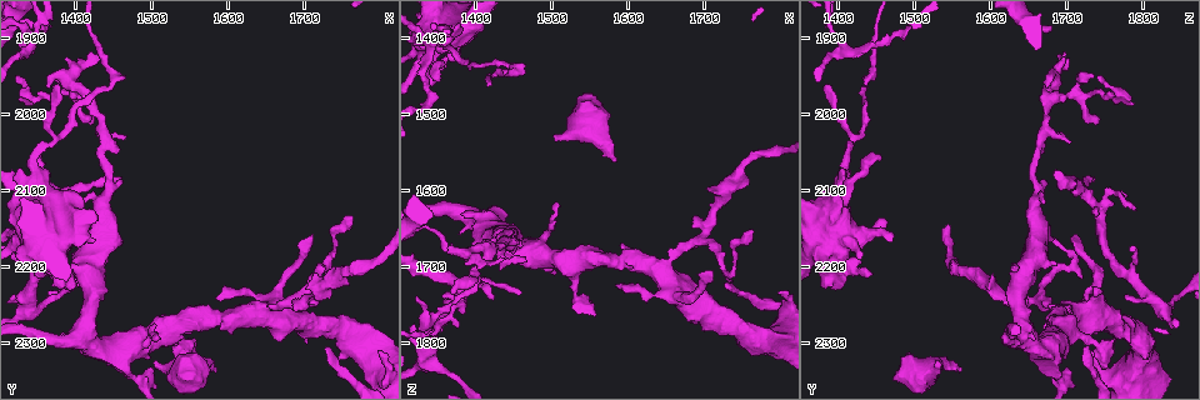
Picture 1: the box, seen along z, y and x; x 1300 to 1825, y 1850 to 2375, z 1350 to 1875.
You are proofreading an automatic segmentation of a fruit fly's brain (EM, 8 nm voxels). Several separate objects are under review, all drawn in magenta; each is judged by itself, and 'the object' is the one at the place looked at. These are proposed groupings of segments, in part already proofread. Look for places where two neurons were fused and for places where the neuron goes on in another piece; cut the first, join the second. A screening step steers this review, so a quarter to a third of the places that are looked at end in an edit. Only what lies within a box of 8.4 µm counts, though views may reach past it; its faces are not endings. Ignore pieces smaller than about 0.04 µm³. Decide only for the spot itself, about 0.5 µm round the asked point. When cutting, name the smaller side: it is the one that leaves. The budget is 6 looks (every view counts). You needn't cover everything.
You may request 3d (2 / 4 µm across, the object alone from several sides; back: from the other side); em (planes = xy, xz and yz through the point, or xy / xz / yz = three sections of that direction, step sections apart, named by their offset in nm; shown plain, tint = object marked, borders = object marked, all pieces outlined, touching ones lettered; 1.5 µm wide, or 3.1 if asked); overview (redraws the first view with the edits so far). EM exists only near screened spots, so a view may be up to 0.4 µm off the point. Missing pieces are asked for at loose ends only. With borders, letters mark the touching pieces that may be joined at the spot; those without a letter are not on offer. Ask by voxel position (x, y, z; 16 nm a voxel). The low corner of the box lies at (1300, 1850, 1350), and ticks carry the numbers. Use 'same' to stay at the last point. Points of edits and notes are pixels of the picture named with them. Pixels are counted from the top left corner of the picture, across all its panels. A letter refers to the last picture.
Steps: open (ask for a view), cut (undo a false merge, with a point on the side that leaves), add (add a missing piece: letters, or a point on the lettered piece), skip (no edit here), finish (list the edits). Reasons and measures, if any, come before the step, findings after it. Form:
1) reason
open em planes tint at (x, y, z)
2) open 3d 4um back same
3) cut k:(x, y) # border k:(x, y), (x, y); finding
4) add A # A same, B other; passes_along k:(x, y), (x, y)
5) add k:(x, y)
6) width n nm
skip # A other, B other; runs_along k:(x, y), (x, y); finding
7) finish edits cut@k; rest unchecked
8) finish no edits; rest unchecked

narrows sharply
open em planes tint at (1530, 2300, 1740)

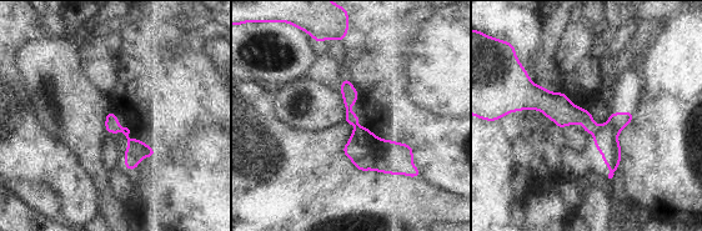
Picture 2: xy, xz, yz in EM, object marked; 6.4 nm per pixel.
open em planes borders same

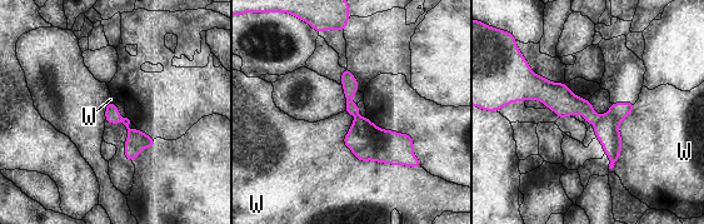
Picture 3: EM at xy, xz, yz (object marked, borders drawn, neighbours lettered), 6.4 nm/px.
skip # W other; border 3:(353, 118), (358, 159), (417, 168); one neuron here

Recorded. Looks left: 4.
stops while still wide
open em xz step 4 borders at (1580, 2335, 1560)

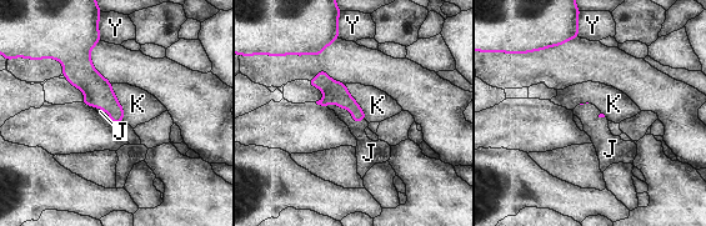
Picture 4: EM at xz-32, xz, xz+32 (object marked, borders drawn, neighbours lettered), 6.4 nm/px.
open em planes borders same

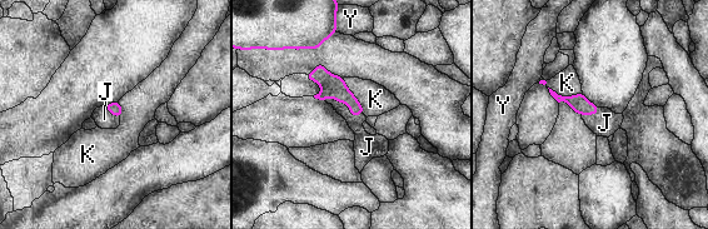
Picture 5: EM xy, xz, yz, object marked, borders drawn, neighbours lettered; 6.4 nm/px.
add J # J same, K other, Y other; passes_along 5:(332, 85), (345, 103), (355, 123); it goes on there

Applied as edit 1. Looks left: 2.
finish edits add@5; rest unchecked

